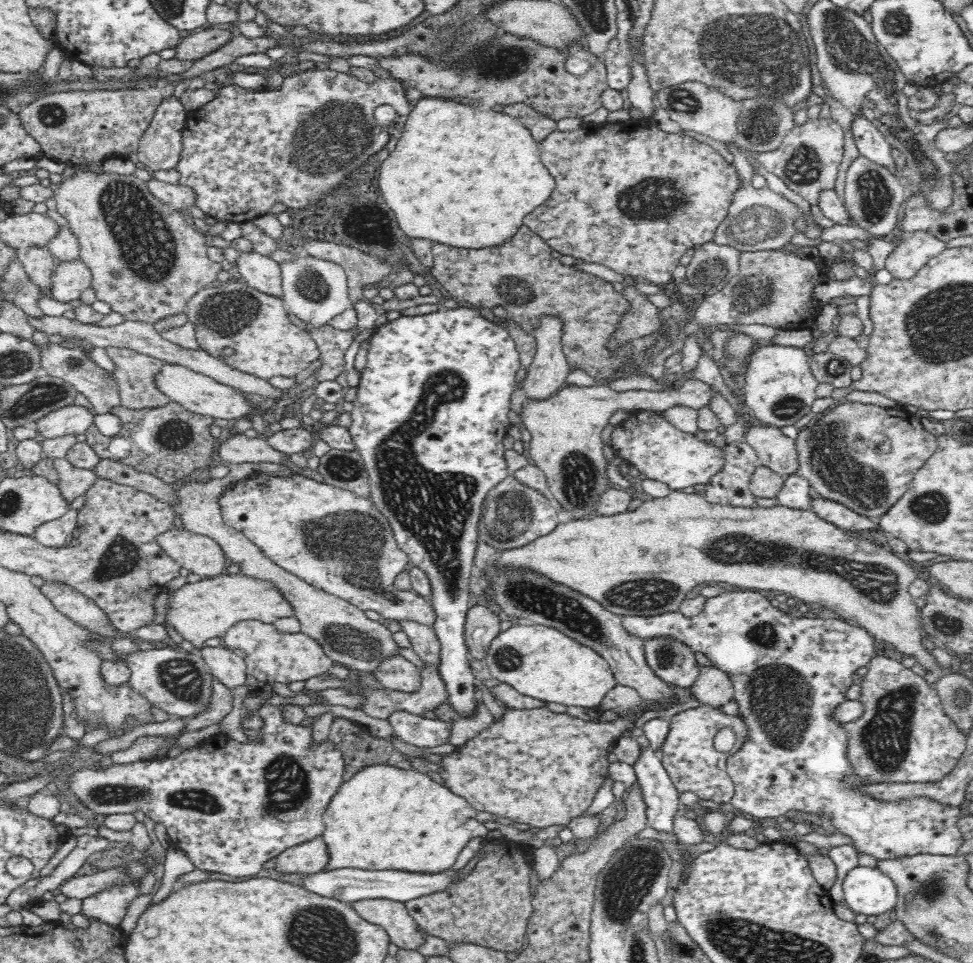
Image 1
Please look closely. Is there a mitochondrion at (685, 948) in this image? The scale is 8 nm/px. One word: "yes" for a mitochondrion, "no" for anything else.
yes

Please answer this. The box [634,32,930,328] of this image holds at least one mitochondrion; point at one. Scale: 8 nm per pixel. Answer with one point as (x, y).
(759, 220)

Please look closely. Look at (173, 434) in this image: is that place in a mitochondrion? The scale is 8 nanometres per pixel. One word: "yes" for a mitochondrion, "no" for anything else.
yes

